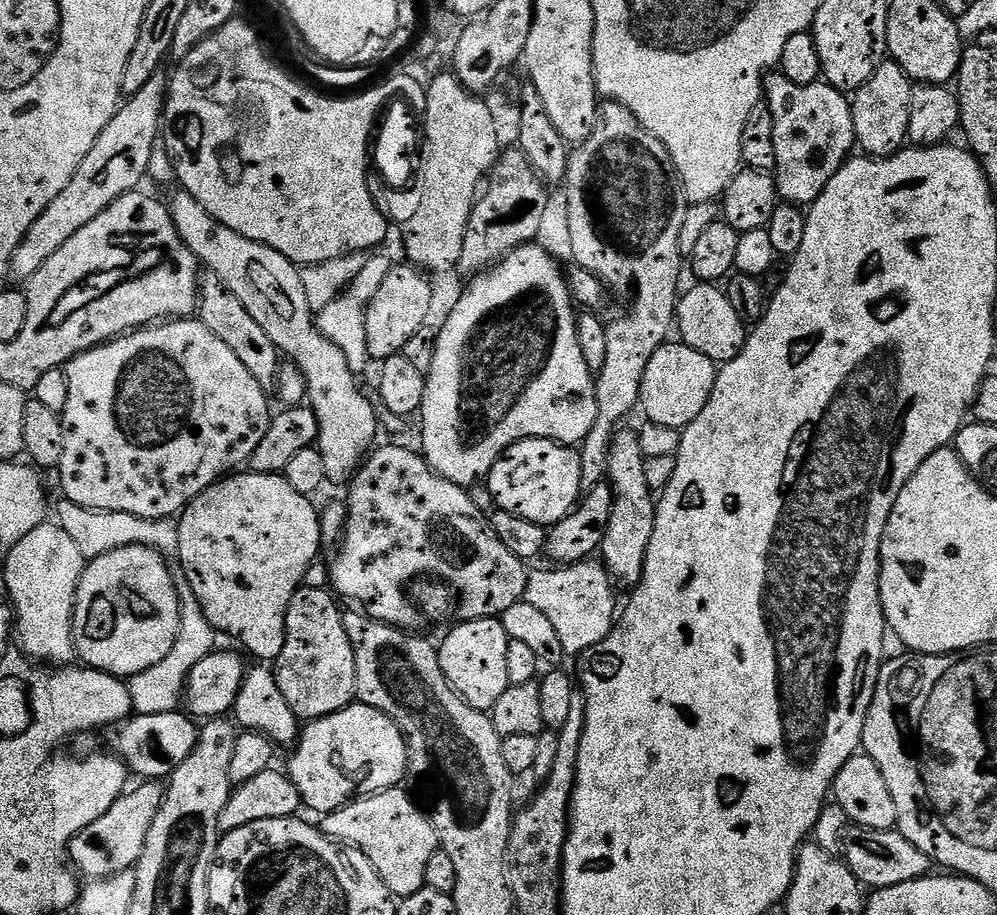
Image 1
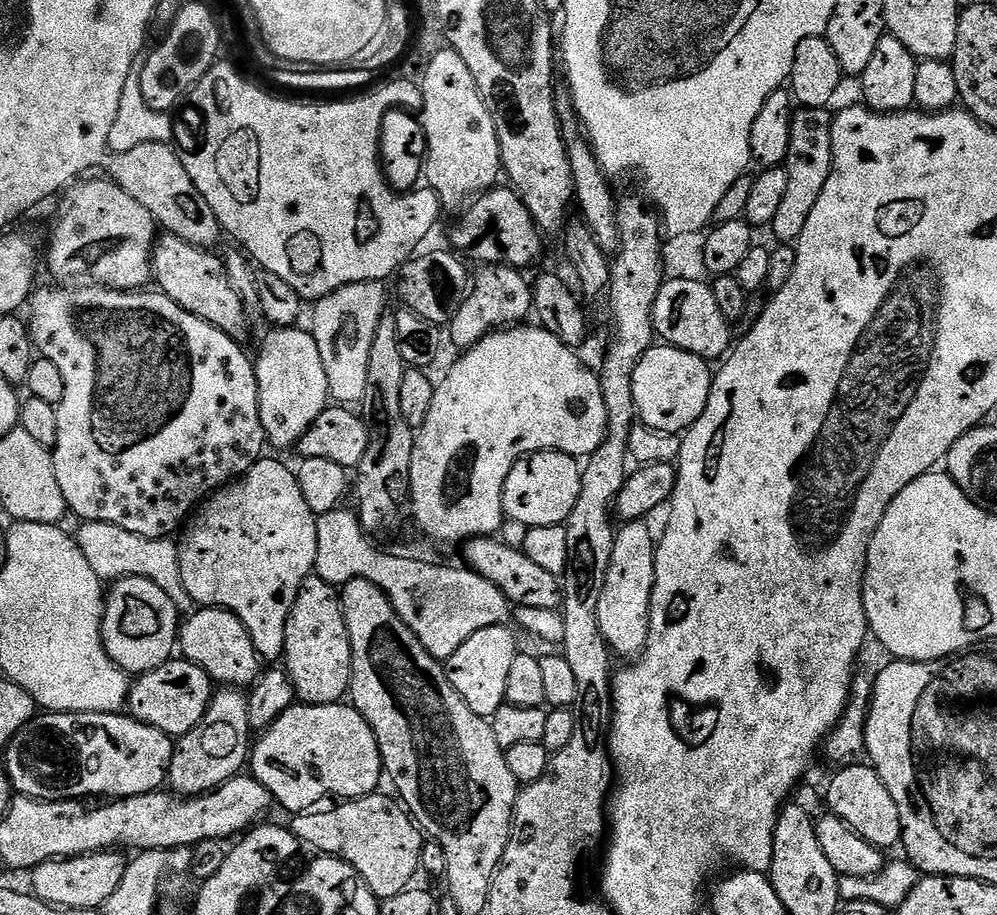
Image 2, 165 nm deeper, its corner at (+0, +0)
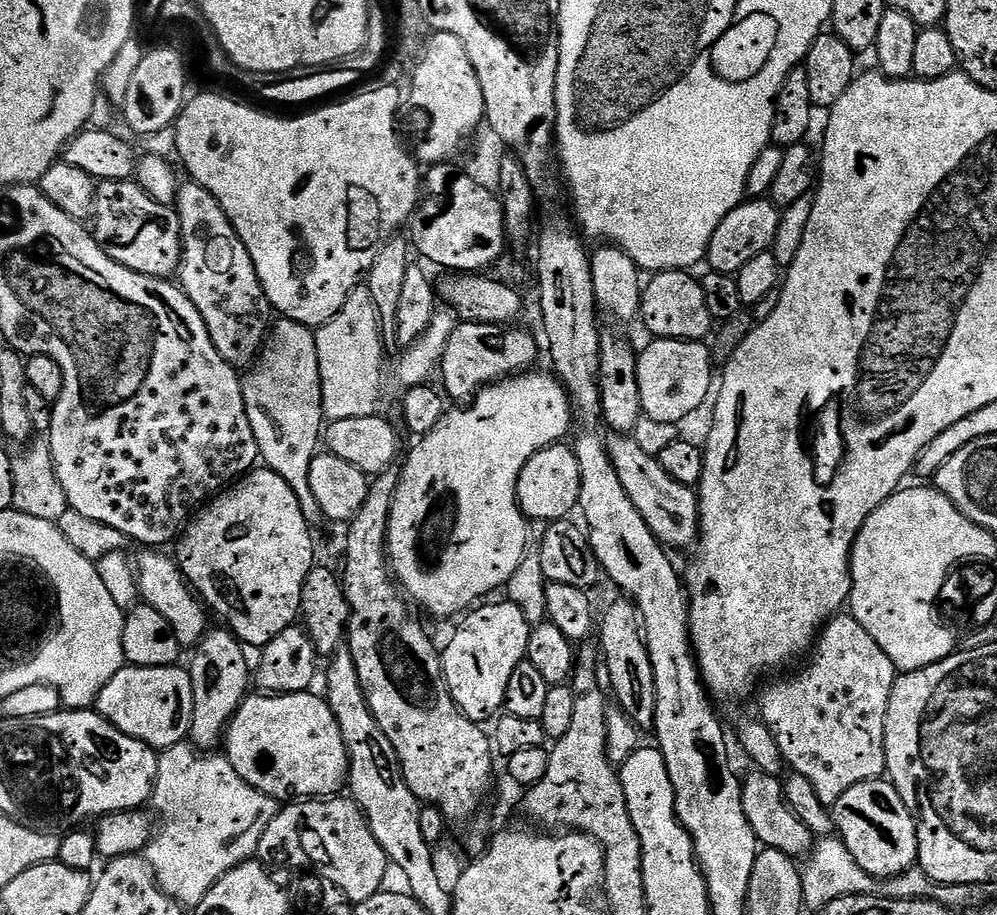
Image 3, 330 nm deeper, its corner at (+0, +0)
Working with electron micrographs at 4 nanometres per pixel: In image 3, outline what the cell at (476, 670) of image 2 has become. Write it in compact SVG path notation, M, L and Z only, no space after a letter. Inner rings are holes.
M484 602L479 606L473 607L471 611L463 617L464 625L457 630L452 636L452 641L449 642L445 648L442 648L442 667L444 670L444 683L448 686L448 693L452 695L452 700L455 702L456 707L460 709L462 715L466 718L477 722L485 722L484 720L491 721L493 718L501 715L504 707L504 699L506 698L506 685L510 682L510 674L514 674L514 666L518 666L518 662L525 660L528 654L528 633L530 631L530 625L528 619L522 614L522 610L518 610L518 606L509 604L507 602L501 602L501 604L488 604L492 602Z

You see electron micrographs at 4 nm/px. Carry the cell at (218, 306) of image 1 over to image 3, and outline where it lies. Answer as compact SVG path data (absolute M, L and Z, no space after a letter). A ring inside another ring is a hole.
M135 179L102 180L97 183L90 231L96 237L98 246L102 246L114 262L138 274L167 280L179 273L182 254L180 216L173 205L150 198L150 194L146 194Z

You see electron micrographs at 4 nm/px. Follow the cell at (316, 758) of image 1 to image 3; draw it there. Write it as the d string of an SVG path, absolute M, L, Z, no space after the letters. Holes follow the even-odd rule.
M309 690L249 695L228 723L222 748L230 766L247 784L274 801L332 798L345 791L348 747L327 699L314 693Z

